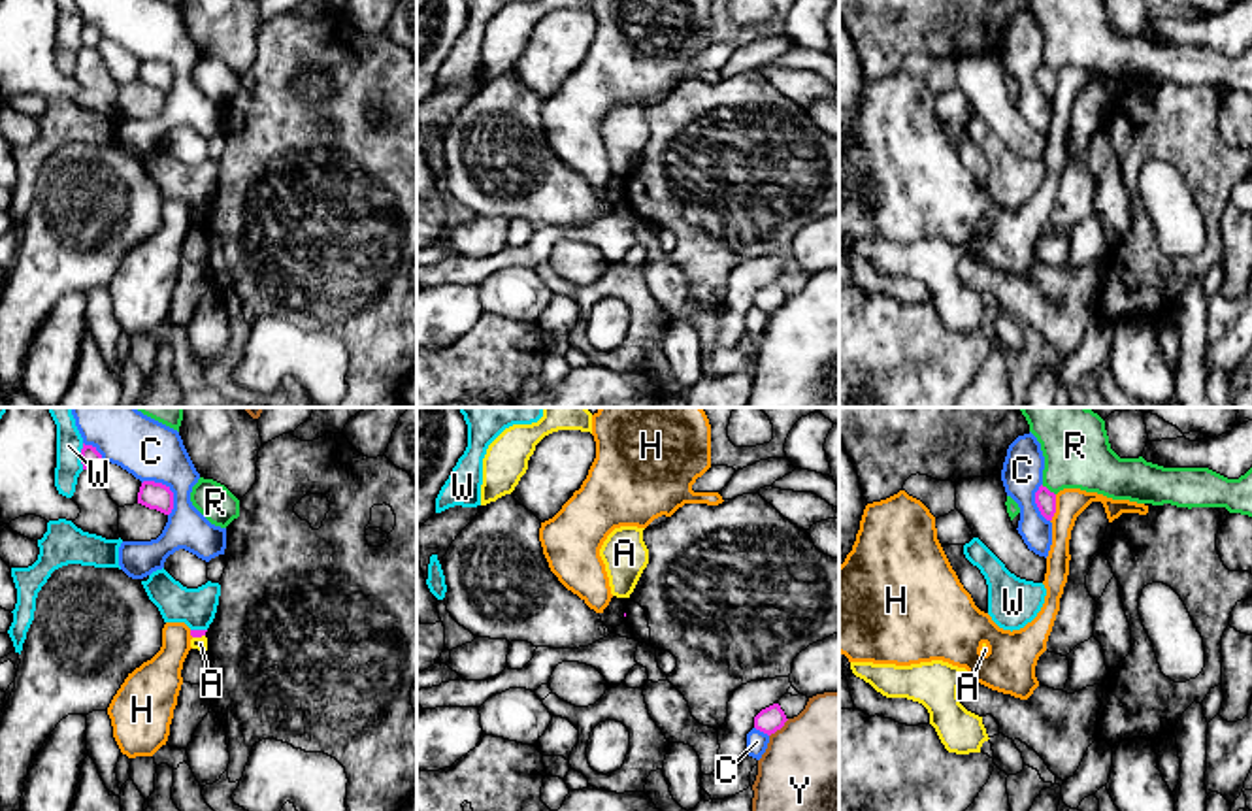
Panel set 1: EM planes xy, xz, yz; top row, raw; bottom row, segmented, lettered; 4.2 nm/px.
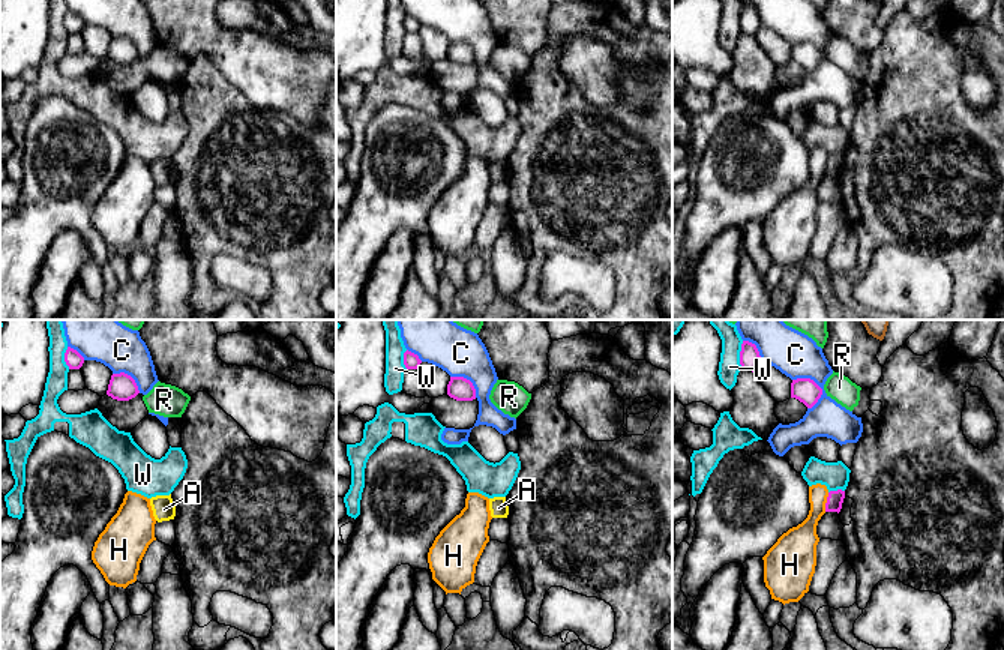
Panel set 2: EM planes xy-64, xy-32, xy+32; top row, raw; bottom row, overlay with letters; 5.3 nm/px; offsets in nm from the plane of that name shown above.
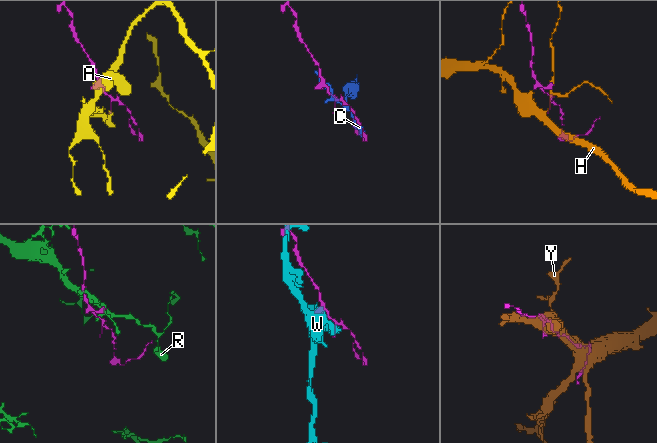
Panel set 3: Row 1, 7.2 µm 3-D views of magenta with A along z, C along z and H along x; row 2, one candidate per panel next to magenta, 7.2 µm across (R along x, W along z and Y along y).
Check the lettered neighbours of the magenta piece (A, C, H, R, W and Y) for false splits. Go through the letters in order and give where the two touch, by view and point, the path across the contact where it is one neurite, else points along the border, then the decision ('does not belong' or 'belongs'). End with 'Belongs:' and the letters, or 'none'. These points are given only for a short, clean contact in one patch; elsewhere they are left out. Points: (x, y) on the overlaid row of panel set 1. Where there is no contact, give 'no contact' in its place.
A: contact xy (198, 636); border xy (204, 634), (193, 638); does not belong
C: contact xy (170, 491); does not belong
H: contact yz (1054, 508); does not belong
R: contact yz (1047, 489); does not belong
W: contact xy (82, 457); does not belong
Y: contact xz (779, 728); does not belong
Belongs: none

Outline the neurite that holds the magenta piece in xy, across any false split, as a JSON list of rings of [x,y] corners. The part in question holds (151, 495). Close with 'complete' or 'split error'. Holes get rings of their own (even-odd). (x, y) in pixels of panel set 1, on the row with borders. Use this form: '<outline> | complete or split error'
[[[143,481],[138,492],[138,504],[170,515],[173,509],[173,492],[162,483]]] | complete

